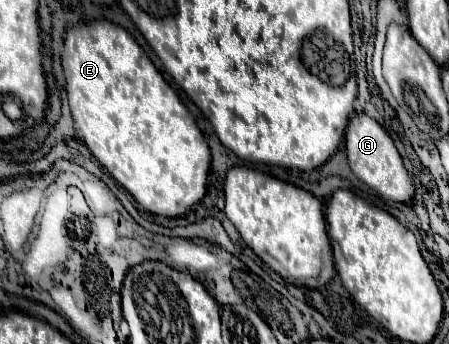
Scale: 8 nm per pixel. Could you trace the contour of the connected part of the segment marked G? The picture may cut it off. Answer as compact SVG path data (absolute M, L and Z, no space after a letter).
M353 113L345 131L345 147L355 177L359 177L367 187L377 191L385 199L397 203L411 203L415 195L415 181L407 173L393 139L385 133L385 129L375 119L371 119L367 113Z

